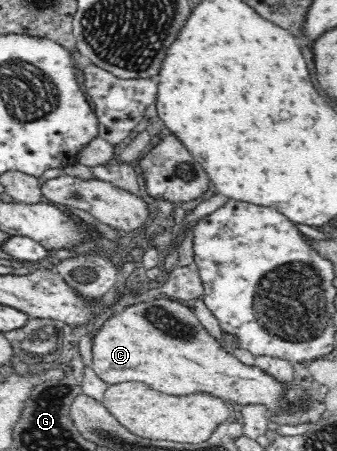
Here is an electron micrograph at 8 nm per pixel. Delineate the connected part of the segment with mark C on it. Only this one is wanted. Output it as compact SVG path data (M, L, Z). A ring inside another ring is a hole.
M159 296L157 298L152 298L150 300L141 301L140 303L135 303L134 305L130 305L125 307L122 312L114 314L109 320L103 324L103 327L95 334L94 338L92 338L93 346L92 346L92 368L93 371L96 372L97 377L102 380L104 383L109 385L117 385L121 382L139 382L143 385L149 386L151 389L156 390L159 393L167 394L168 396L193 396L193 394L211 394L214 398L219 398L223 401L231 401L231 403L243 406L265 406L270 412L272 412L272 416L277 415L291 415L293 413L297 413L297 406L302 407L302 411L304 412L306 409L309 409L307 400L310 397L302 397L295 401L295 397L292 397L293 392L293 384L285 385L285 383L281 383L281 381L275 379L275 377L271 375L267 375L267 372L261 370L261 368L254 366L249 366L247 364L243 364L233 353L227 351L225 347L219 342L219 340L211 335L203 325L197 316L195 315L193 307L189 307L187 305L183 305L179 303L179 300L171 299L166 296Z

